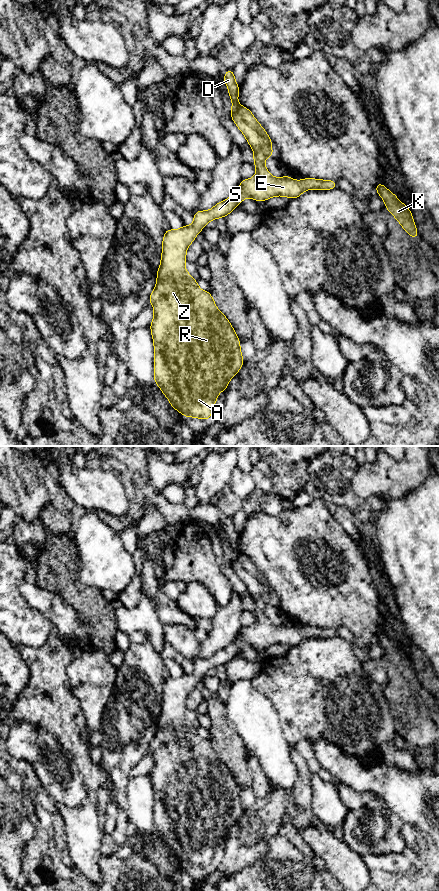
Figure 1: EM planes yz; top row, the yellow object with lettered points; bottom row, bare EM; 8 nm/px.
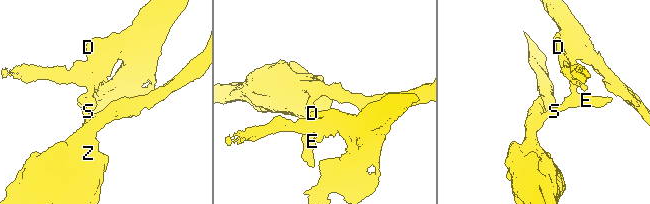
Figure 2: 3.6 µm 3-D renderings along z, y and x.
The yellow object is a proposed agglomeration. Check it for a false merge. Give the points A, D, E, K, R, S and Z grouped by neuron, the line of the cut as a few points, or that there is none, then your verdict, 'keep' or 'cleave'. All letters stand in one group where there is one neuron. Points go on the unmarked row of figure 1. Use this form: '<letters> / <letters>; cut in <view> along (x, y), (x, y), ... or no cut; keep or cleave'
A D E R S Z / K; cut in yz along (239, 554), (241, 565), (259, 581), (261, 599), (265, 605); cleave

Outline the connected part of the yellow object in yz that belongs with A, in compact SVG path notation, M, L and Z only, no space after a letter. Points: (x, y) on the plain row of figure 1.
M227 517L223 527L232 548L231 566L253 597L252 611L256 614L257 620L253 626L243 627L236 641L217 651L211 658L195 660L191 674L183 672L178 678L169 676L165 679L156 734L149 745L149 751L154 754L154 766L149 774L154 790L154 830L170 849L173 857L178 858L185 865L203 868L210 867L219 841L227 838L230 827L238 821L245 810L241 802L240 788L226 764L217 757L211 740L201 738L197 729L187 721L185 717L187 696L208 670L226 665L246 645L255 649L266 649L274 644L295 647L305 638L331 638L337 635L337 630L333 628L308 625L297 629L287 623L282 626L273 625L264 612L266 605L262 600L260 581L240 563L239 534L233 517Z

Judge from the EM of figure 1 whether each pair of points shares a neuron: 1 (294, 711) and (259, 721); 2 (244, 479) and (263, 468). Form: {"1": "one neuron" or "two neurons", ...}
{"1": "two neurons", "2": "two neurons"}

